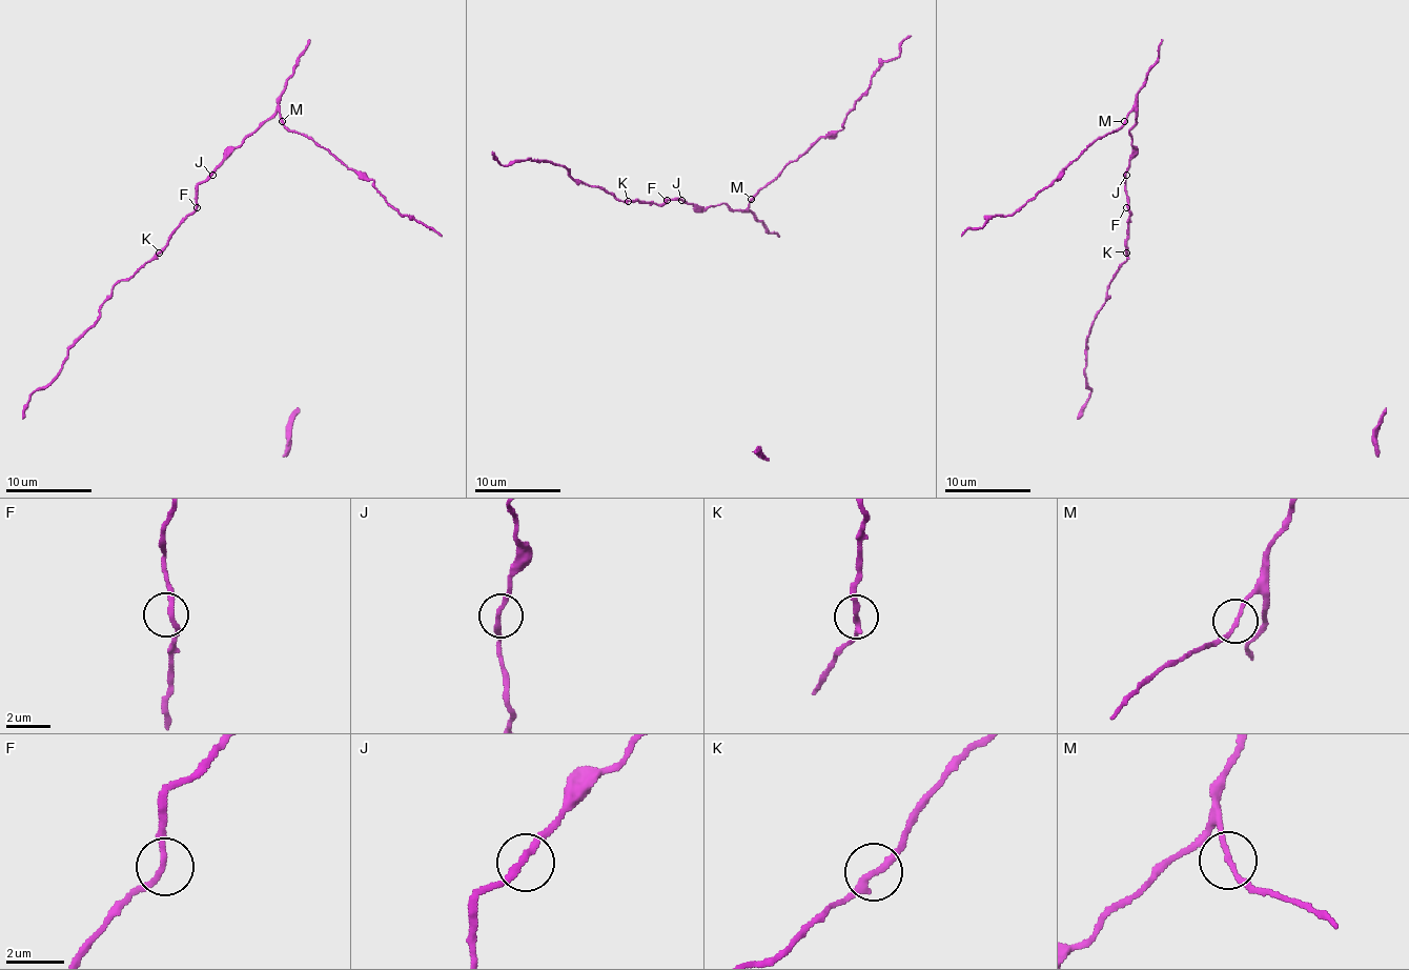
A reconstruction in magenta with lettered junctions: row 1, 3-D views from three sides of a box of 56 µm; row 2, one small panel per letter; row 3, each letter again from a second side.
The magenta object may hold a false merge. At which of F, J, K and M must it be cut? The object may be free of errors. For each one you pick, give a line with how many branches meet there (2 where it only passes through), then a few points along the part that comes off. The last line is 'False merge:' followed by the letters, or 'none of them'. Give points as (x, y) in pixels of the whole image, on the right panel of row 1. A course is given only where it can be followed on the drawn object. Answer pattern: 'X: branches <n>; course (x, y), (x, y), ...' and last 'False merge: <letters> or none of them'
K: branches 2; course (1126, 253), (1126, 259), (1106, 287), (1106, 300), (1087, 339), (1085, 382), (1091, 393), (1077, 419)
False merge: K

